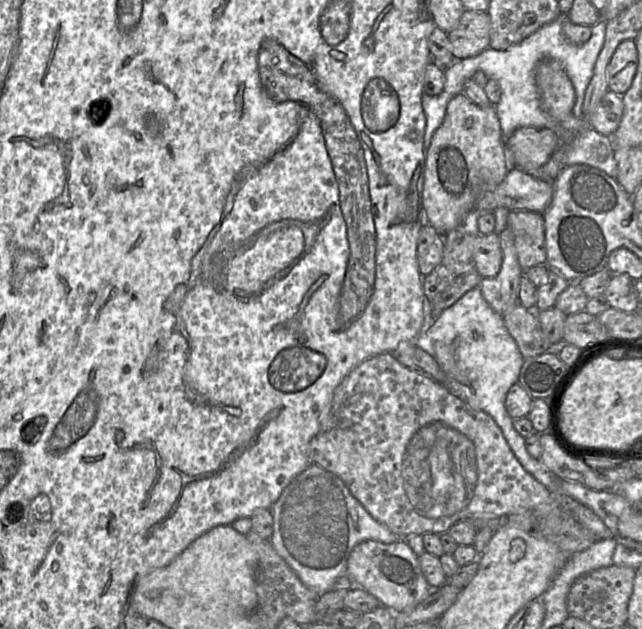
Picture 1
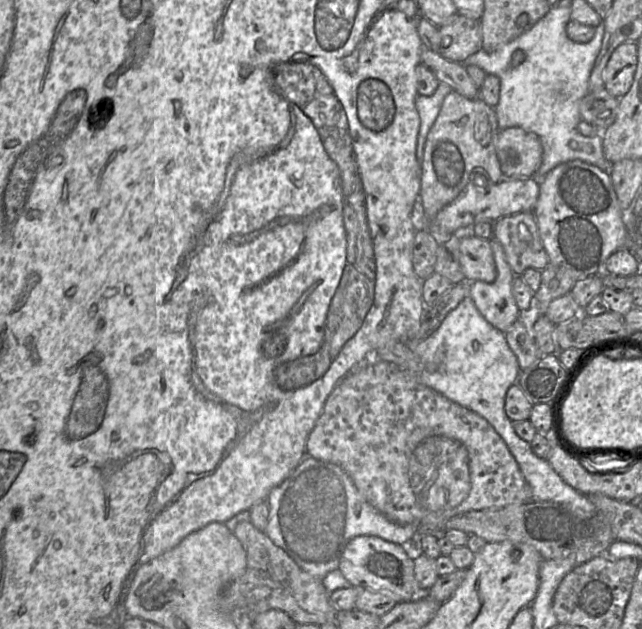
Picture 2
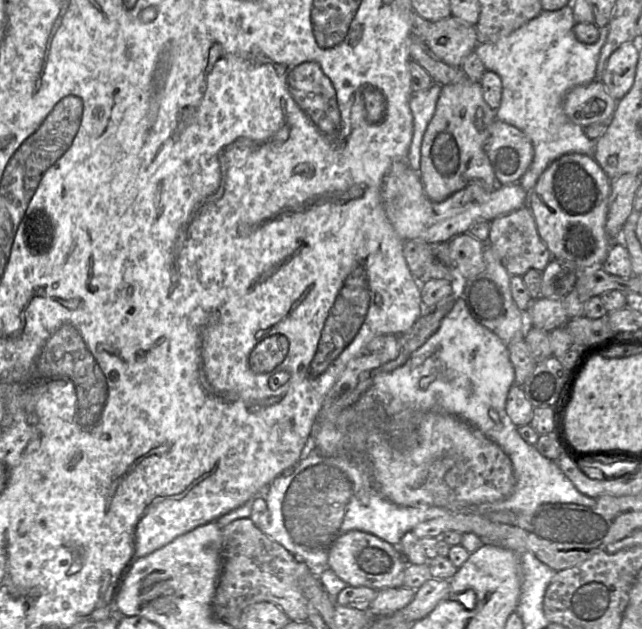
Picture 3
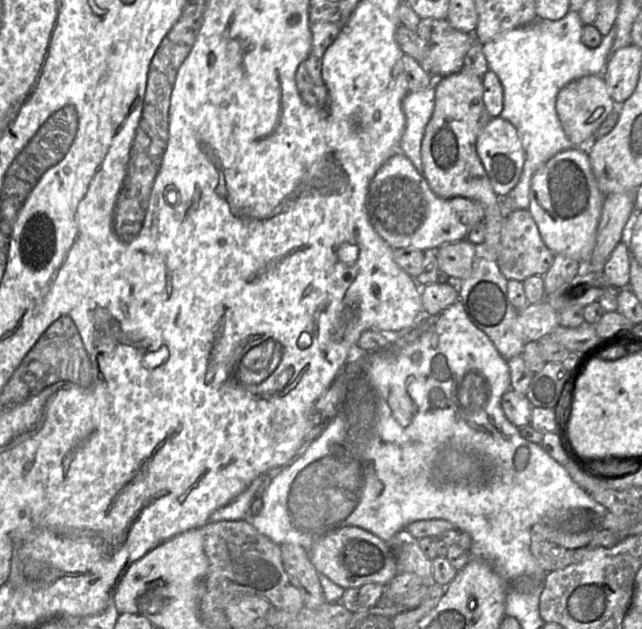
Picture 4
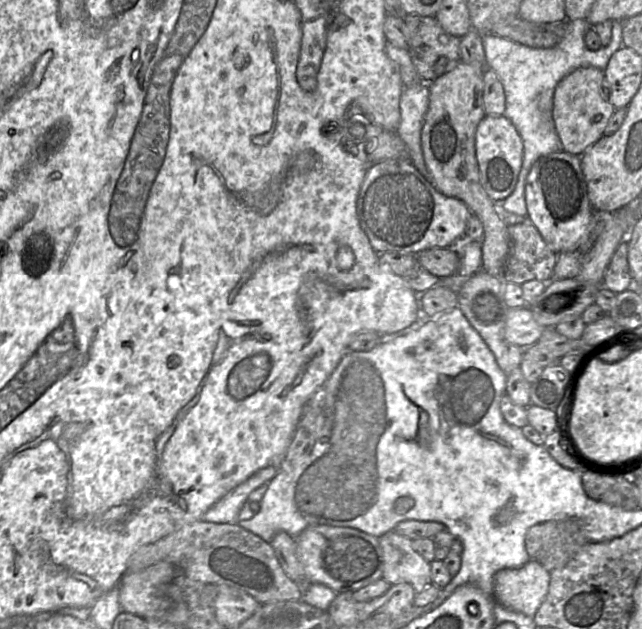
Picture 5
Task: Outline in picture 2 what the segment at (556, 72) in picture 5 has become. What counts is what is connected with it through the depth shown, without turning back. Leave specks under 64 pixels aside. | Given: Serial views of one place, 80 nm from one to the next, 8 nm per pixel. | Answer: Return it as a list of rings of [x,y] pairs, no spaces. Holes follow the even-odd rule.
[[[551,6],[544,17],[519,37],[493,52],[482,48],[462,63],[465,66],[476,65],[487,74],[493,74],[500,79],[500,98],[494,107],[500,130],[520,127],[537,134],[540,138],[543,148],[542,162],[535,175],[539,180],[557,165],[572,160],[582,160],[602,170],[607,170],[610,174],[611,164],[603,153],[602,133],[588,137],[578,131],[578,124],[581,120],[579,105],[581,99],[589,93],[590,75],[604,37],[604,21],[595,28],[595,35],[589,42],[575,42],[568,37],[566,31],[567,24],[571,20],[571,10],[570,6]]]

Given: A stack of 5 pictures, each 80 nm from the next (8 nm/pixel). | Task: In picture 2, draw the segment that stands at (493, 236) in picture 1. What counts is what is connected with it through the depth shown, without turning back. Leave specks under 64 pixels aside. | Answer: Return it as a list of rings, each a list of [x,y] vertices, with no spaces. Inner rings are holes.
[[[475,235],[461,238],[459,262],[469,282],[493,282],[497,276],[490,239]]]

